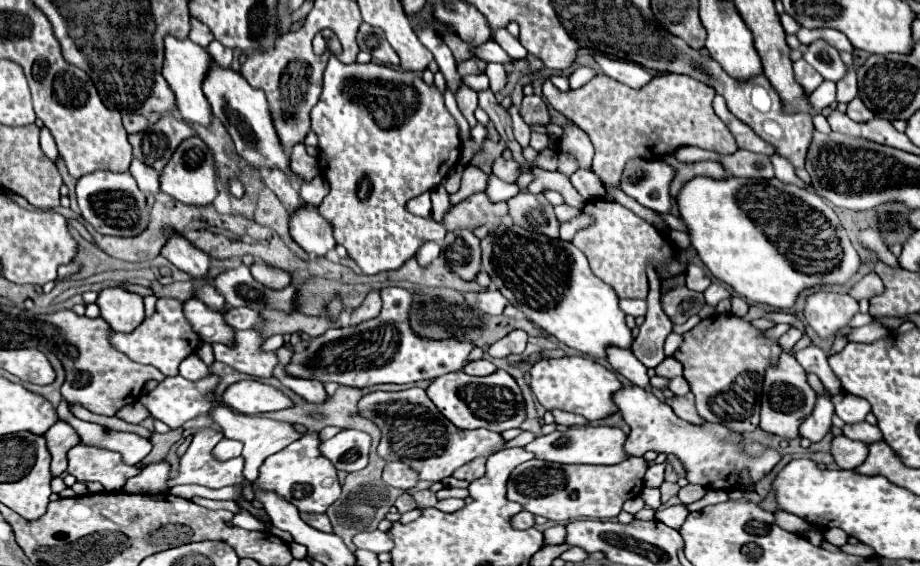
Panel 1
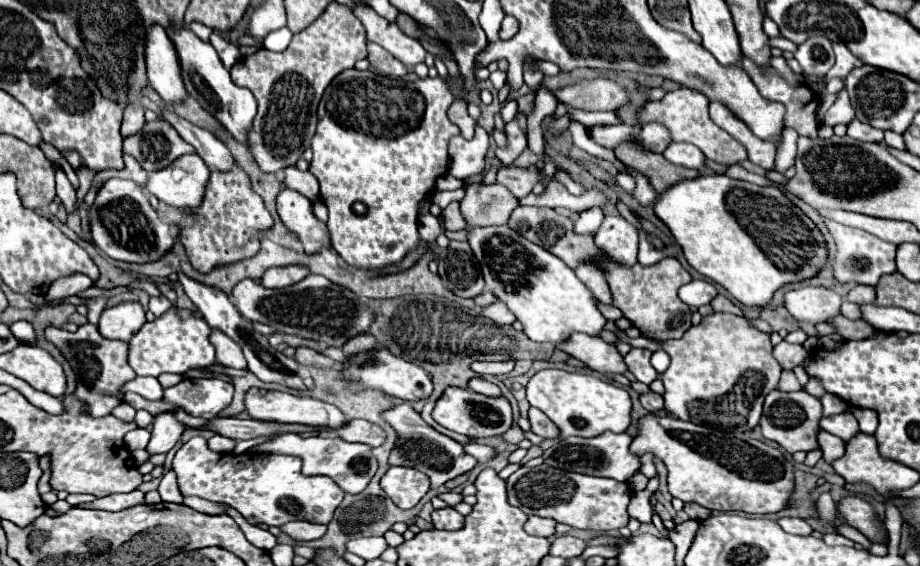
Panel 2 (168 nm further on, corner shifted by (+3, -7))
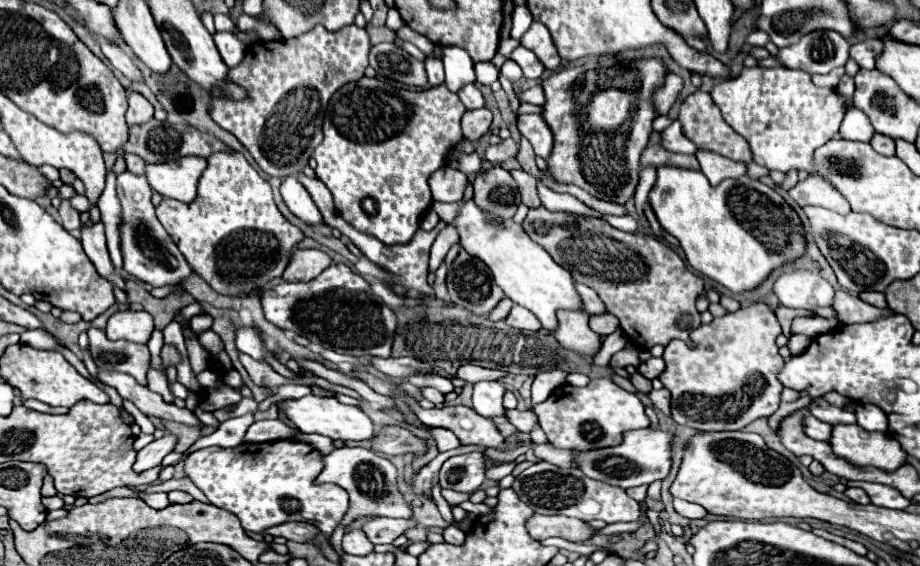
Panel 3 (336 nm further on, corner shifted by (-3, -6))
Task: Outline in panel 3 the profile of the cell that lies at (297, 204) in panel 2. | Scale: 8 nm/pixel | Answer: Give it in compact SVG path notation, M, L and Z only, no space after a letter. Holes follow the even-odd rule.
M289 176L289 178L283 180L283 184L281 184L281 196L283 196L287 208L289 208L299 220L303 220L307 226L317 228L317 226L325 224L319 208L315 206L315 202L311 200L309 192L299 184L297 178L291 178L291 176Z

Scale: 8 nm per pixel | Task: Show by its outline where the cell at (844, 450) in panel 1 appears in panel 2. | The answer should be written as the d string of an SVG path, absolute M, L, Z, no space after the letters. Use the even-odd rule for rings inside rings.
M819 429L819 433L817 433L817 441L819 441L819 447L823 449L823 459L827 463L833 463L835 459L839 459L845 453L845 443L839 437L835 437L823 429Z

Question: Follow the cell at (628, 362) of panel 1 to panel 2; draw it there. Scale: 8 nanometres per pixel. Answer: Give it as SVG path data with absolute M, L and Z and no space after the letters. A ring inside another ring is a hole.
M573 333L569 339L565 339L561 345L557 345L557 349L583 361L587 367L591 367L593 371L599 371L603 375L627 371L623 355L615 349L615 345L605 343L601 337Z

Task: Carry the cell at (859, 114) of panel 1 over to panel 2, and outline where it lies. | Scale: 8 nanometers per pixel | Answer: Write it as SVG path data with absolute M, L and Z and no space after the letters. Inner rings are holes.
M853 119L849 123L849 129L847 129L847 135L849 137L855 137L859 141L871 141L871 143L881 143L883 141L883 131L867 125L867 123L861 123L857 119Z

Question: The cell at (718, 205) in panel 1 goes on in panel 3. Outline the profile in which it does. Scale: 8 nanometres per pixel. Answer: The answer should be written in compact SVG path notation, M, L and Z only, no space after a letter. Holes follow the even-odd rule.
M661 166L649 202L659 224L681 242L687 262L735 294L755 290L775 268L795 262L807 252L799 214L781 194L749 176L711 186L703 172Z

